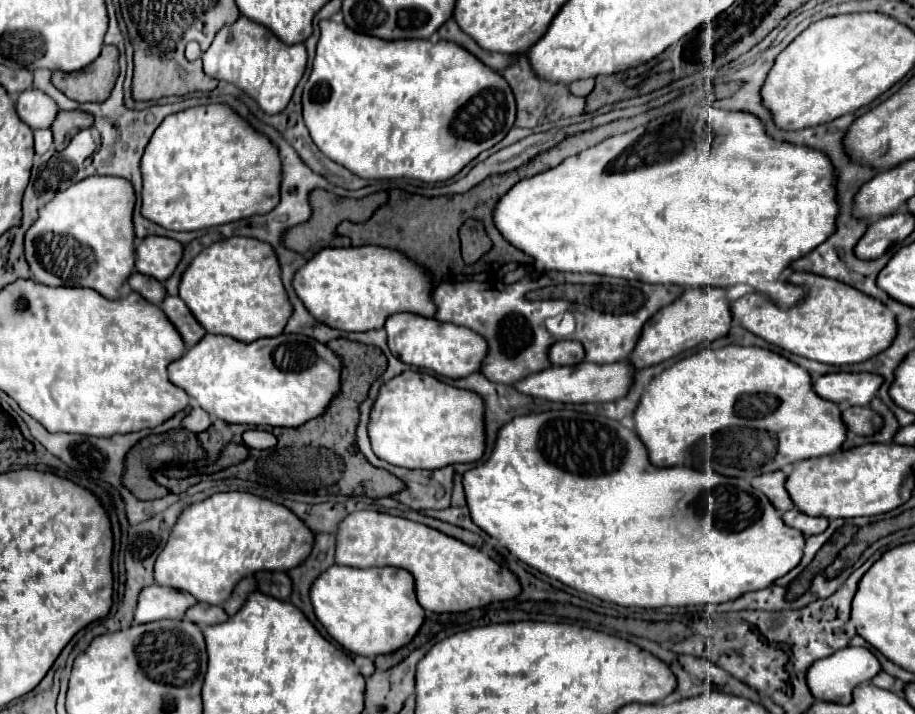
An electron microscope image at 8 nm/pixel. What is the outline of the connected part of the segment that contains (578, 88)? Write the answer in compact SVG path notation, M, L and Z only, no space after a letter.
M585 79L585 81L575 81L569 85L569 91L577 97L587 97L591 91L593 91L593 81Z

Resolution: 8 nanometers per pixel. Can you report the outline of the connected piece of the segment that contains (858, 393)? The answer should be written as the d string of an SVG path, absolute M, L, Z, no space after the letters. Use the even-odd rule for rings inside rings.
M831 373L813 381L813 391L837 405L867 405L883 379L875 373Z

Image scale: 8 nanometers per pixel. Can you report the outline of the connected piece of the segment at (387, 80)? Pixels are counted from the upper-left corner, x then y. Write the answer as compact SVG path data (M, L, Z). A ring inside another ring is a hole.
M331 19L319 23L321 37L309 81L303 89L303 119L313 143L325 157L363 179L419 179L441 183L453 179L481 151L499 143L515 121L515 99L507 81L469 51L451 41L401 39L381 41L347 29Z

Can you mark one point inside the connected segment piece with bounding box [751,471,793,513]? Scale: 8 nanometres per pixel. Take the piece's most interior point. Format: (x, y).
(772, 484)

